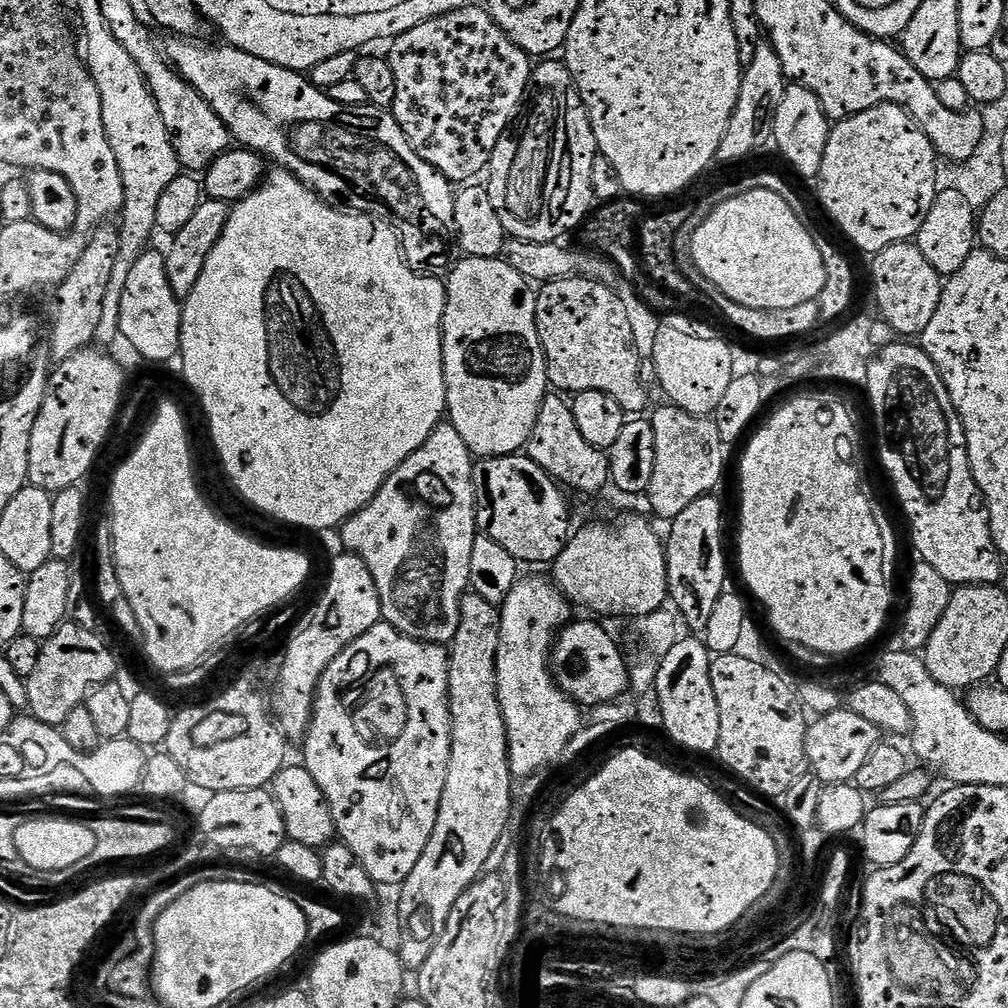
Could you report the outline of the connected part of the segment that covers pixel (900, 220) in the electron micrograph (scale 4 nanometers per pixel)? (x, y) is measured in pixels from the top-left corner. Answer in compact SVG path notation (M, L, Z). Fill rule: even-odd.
M883 104L882 106L874 106L870 110L862 110L862 114L854 114L845 120L835 121L831 125L828 133L828 141L826 142L826 154L822 154L822 170L818 177L818 185L820 184L820 204L826 211L832 215L832 220L852 239L852 244L856 248L861 248L867 254L875 254L886 250L895 244L903 244L911 241L922 226L922 222L926 218L926 214L930 214L930 206L934 202L937 194L935 184L936 165L938 157L936 148L930 142L930 138L914 121L912 116L905 108L899 108L893 104Z

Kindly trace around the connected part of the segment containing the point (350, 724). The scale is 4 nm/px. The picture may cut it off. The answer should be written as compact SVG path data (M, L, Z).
M381 622L366 630L366 634L354 638L354 642L350 642L350 646L346 646L326 666L316 687L316 701L312 704L312 721L302 741L304 747L302 767L310 770L314 782L318 782L330 806L339 843L350 846L350 850L358 857L358 862L362 862L366 874L370 874L370 878L378 886L403 884L410 870L414 870L418 858L422 858L422 850L426 850L426 842L430 842L430 834L434 834L434 822L438 818L438 806L442 802L442 786L446 786L446 770L450 762L451 745L452 715L448 709L448 648L445 645L427 644L415 640L402 634L394 626Z

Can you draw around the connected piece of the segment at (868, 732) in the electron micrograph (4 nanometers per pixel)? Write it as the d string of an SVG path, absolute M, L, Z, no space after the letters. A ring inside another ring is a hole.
M841 710L825 716L816 716L809 723L806 738L806 758L811 775L826 784L846 784L855 781L858 769L866 758L870 758L870 750L882 743L882 733L874 722L866 722L866 718L858 718L858 714Z

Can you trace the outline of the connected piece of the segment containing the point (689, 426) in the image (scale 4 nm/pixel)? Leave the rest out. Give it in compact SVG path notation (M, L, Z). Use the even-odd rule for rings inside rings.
M675 406L667 407L650 416L654 426L654 475L650 477L646 499L653 517L661 516L664 522L671 522L690 502L698 502L698 498L717 491L724 476L726 446L715 419L695 416Z

